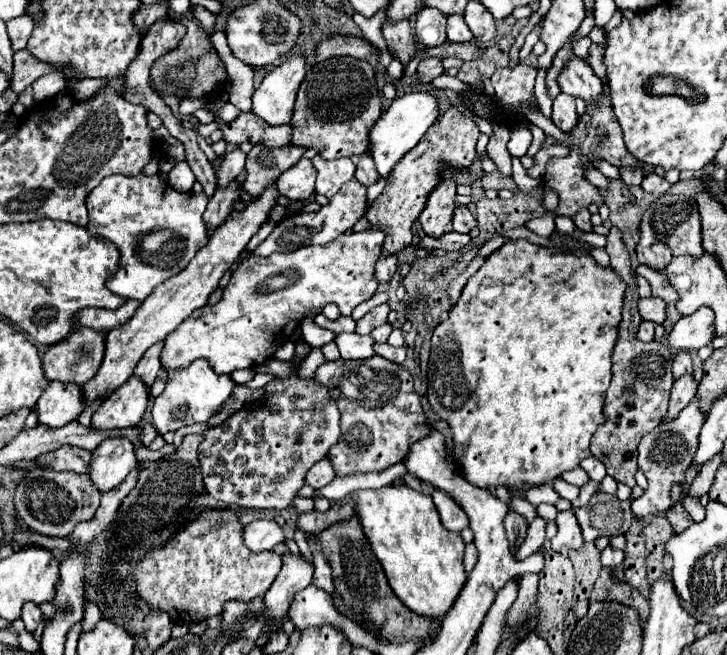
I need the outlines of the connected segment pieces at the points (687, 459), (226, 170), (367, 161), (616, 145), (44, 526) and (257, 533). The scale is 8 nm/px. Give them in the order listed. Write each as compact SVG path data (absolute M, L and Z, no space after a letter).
M694 399L688 407L684 407L684 411L680 411L680 415L666 423L656 427L652 433L648 433L640 445L638 445L638 467L642 469L642 473L648 479L648 489L644 491L644 495L640 499L636 499L632 503L632 513L640 519L646 519L648 515L656 515L656 513L664 513L672 507L672 499L670 499L670 487L672 483L684 483L684 471L690 467L694 453L698 449L698 433L700 427L704 425L706 415L698 409L698 399Z
M234 149L224 155L222 165L216 169L216 185L220 189L224 189L244 169L244 159L246 159L246 153L242 153L240 149Z
M366 151L360 155L360 161L356 165L356 175L354 175L360 183L364 183L366 187L378 181L378 173L376 173L376 165L372 161L372 155Z
M592 43L590 45L590 51L588 51L588 65L592 67L592 71L596 73L596 77L600 77L600 81L604 83L604 101L600 101L600 105L586 105L586 111L584 115L580 117L580 121L576 123L576 129L572 129L572 133L566 133L570 137L570 153L568 157L564 159L558 159L558 157L552 157L546 165L546 175L542 177L542 183L546 187L550 187L552 191L556 191L558 199L560 199L560 205L558 205L558 213L560 215L566 215L566 217L574 217L580 209L586 209L590 207L592 203L594 205L604 205L604 197L600 197L600 191L598 187L594 187L586 177L584 177L584 169L586 167L596 167L596 161L608 161L616 167L632 167L636 169L638 165L642 165L644 169L644 175L652 173L654 167L648 167L640 161L636 161L628 149L624 149L624 141L622 141L622 133L620 133L620 125L616 121L616 115L612 113L612 101L610 101L610 87L608 87L608 81L606 81L606 69L604 69L604 63L602 63L602 57L604 57L604 49L606 45L596 45Z
M28 471L14 491L14 507L18 519L22 519L24 525L28 525L36 533L50 537L70 535L76 523L86 521L94 515L98 505L100 493L92 487L90 479L86 475L78 475L72 471Z
M272 519L252 521L244 527L244 543L252 553L272 549L280 541L284 541L282 527L276 525L276 521L272 521Z

